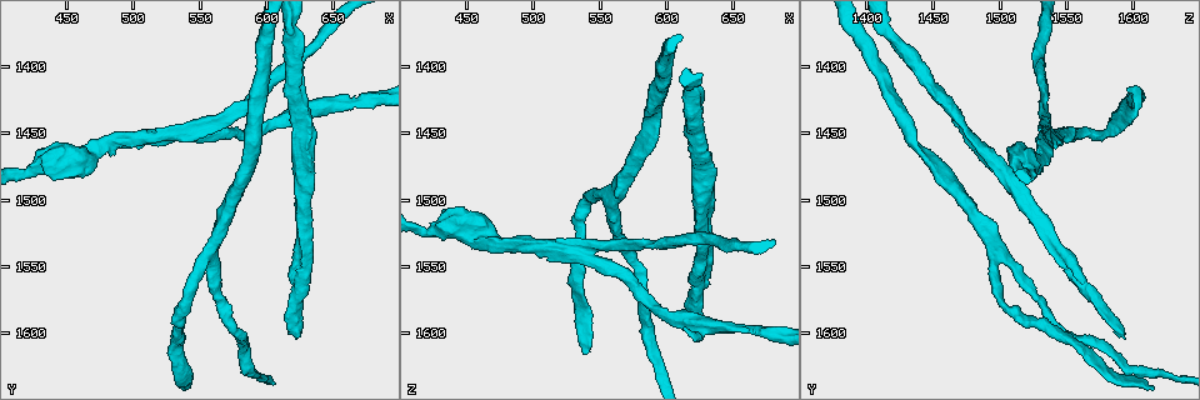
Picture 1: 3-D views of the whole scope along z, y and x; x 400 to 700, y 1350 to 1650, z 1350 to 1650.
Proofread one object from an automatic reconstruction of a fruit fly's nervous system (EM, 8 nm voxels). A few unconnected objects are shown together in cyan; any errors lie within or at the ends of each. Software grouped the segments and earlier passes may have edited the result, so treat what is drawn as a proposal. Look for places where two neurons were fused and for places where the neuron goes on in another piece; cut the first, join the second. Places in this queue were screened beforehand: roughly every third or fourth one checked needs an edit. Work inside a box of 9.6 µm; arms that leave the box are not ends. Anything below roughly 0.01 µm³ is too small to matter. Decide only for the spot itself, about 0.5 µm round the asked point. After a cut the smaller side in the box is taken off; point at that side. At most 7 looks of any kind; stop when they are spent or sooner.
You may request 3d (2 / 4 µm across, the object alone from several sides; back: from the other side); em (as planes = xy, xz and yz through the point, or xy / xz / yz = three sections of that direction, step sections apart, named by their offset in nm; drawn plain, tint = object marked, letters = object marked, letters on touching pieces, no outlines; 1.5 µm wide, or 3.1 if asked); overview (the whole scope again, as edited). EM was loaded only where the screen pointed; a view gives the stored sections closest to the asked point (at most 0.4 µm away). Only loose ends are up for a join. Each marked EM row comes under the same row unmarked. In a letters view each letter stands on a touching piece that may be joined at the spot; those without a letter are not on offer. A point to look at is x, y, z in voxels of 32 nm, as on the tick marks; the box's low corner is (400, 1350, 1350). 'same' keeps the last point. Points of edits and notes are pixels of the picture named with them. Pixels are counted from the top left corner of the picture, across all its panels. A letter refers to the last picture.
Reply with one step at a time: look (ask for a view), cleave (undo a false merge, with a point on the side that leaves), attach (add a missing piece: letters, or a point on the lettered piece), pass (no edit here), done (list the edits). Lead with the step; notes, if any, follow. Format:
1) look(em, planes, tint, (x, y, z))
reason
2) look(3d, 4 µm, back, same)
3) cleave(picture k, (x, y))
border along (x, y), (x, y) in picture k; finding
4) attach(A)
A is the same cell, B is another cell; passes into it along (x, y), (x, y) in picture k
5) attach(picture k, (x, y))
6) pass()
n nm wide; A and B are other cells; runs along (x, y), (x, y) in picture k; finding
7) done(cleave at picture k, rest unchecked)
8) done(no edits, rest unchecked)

look(em, xy, step 4, letters, (538, 1450, 1538))
three arms meet

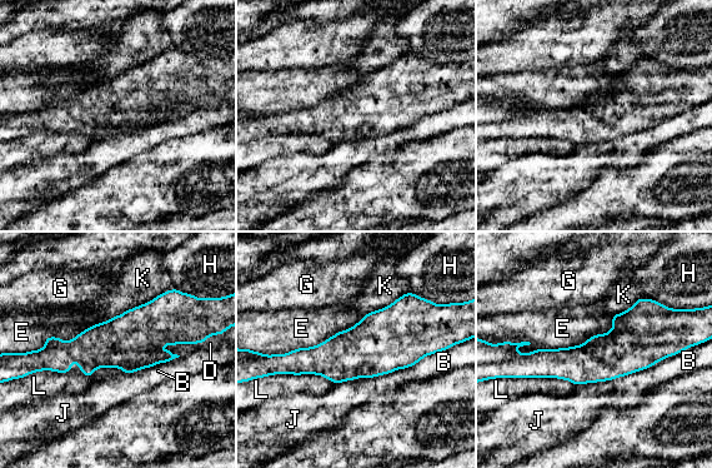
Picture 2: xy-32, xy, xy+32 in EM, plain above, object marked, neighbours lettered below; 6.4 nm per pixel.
cleave(picture 2, (476, 350))
B, D, E, G, H, J, K and L are other cells; border along (520, 354), (490, 363) in picture 2; a second neuron is stuck on

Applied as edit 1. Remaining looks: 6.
look(overview)

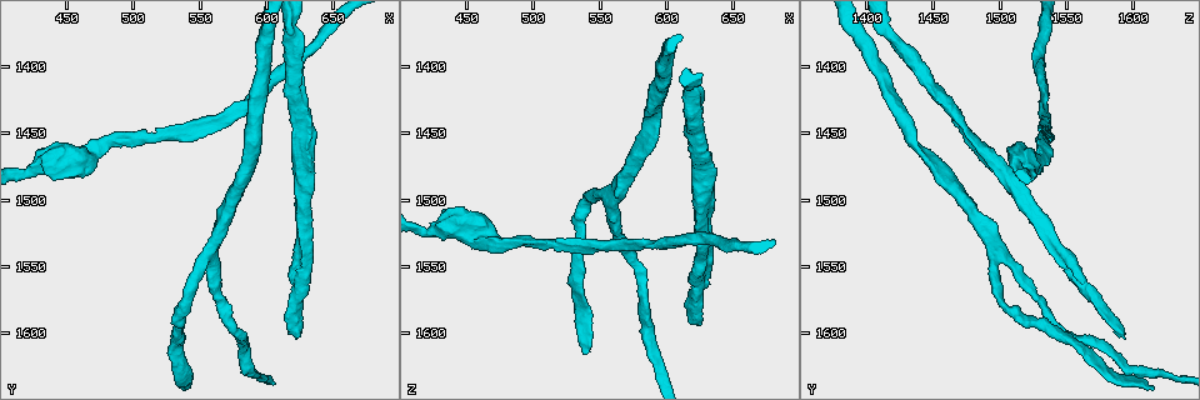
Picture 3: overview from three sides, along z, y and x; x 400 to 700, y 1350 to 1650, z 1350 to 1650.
look(em, xy, step 4, tint, (426, 1476, 1526))
thick turns thin

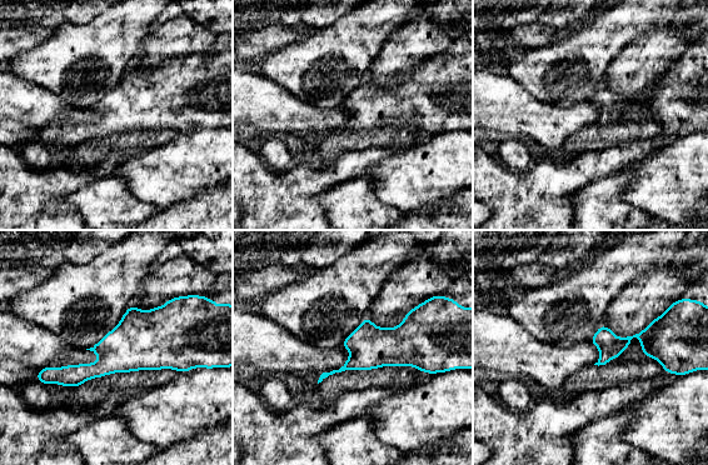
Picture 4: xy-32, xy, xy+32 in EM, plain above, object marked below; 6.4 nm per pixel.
look(em, planes, tint, same)
another direction

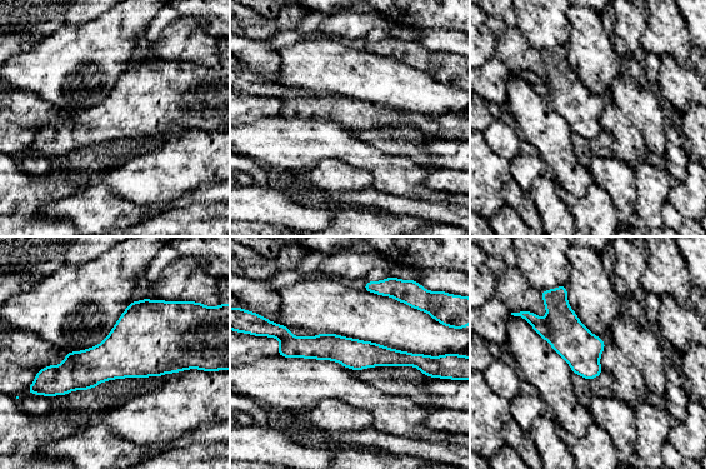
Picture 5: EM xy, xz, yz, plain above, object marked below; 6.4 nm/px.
look(em, planes, letters, same)
see the neighbours

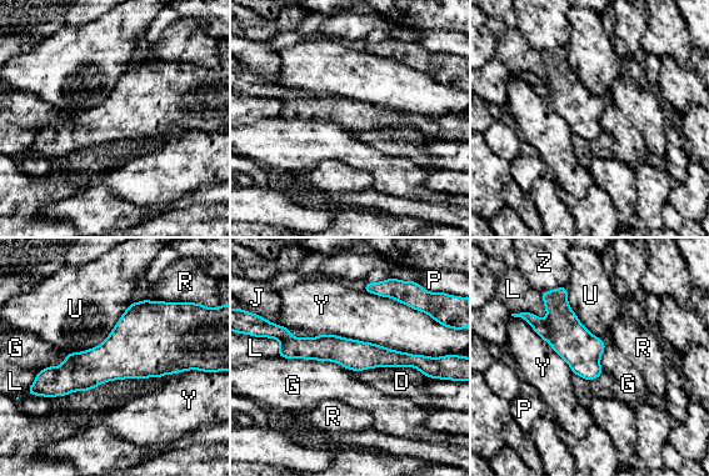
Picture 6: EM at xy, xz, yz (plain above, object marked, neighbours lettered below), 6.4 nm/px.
pass()
190 nm wide; Y touches over 650 nm; D, G, J, L, P, R, U, Y and Z are other cells; one neuron here

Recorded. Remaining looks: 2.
done(cleave at picture 2, rest unchecked)

